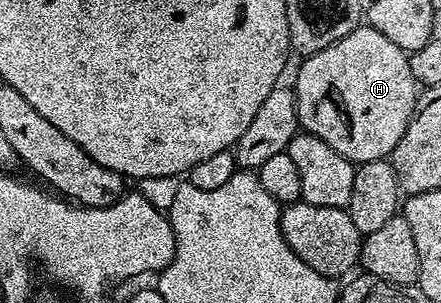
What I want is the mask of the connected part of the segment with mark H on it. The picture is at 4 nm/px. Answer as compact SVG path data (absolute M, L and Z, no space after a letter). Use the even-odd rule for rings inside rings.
M362 25L327 49L308 56L302 63L305 64L297 71L295 86L300 130L327 141L335 153L347 157L354 165L392 156L395 145L399 145L407 125L413 119L419 98L419 84L411 77L406 51L399 49L395 41L387 41L387 37L383 37L383 33L374 27Z

